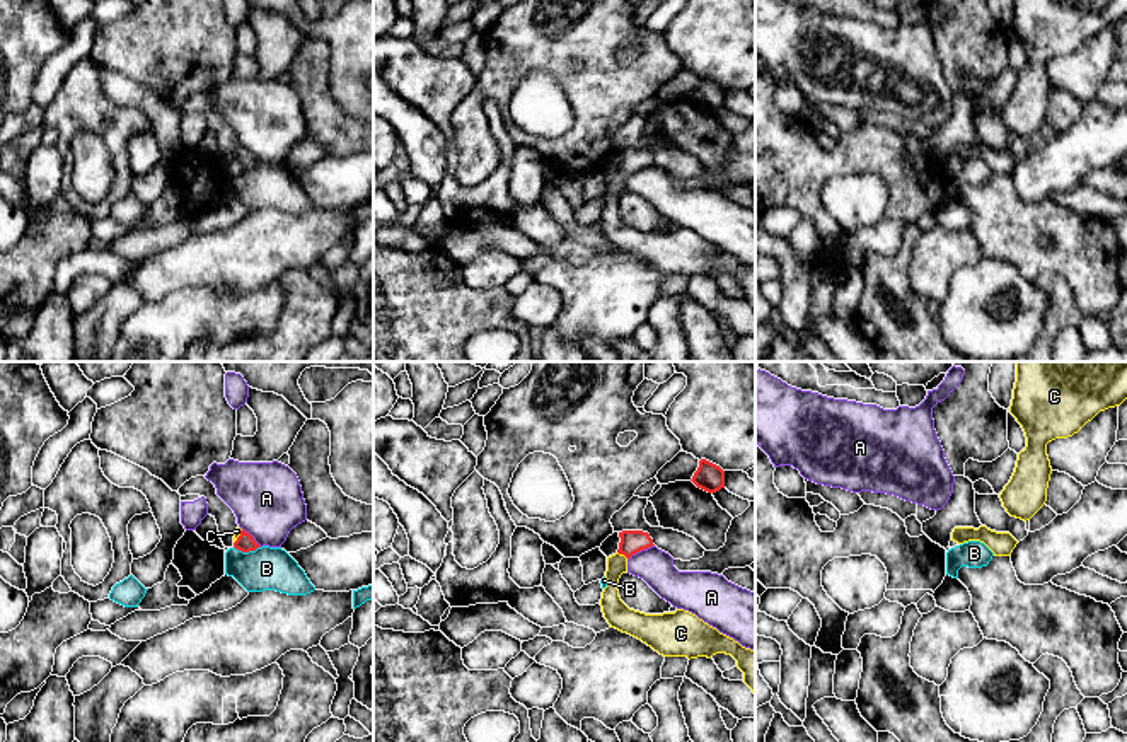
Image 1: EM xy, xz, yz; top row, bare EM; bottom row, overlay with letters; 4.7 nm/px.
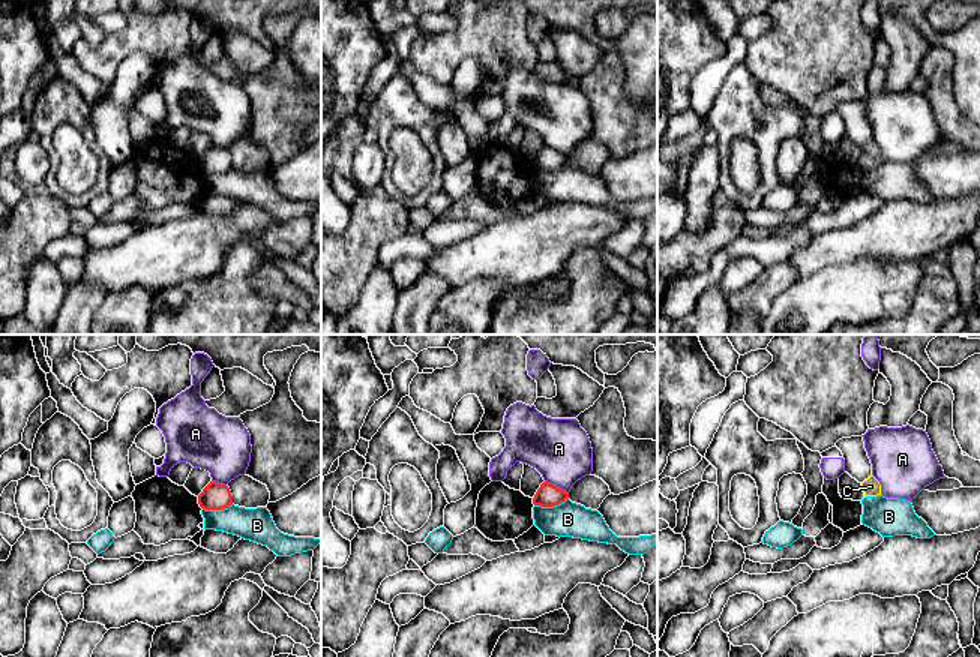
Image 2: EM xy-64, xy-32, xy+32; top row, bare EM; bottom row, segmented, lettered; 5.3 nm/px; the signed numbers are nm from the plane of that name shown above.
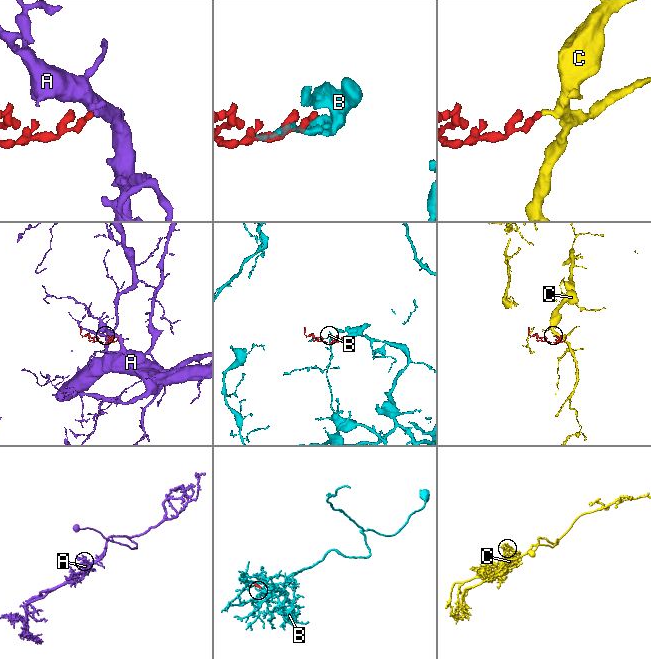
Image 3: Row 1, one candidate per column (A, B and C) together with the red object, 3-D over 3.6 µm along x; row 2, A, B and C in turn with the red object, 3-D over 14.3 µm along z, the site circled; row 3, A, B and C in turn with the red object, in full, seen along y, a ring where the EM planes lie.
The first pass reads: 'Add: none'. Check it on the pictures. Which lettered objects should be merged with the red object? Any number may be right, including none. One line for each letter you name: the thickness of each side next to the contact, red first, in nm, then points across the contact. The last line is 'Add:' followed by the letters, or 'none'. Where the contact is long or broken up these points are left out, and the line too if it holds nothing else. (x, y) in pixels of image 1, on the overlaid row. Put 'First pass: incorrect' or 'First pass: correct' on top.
First pass: incorrect
C: Thickness 110 nm (red) against 100 nm. Path across: xz (631, 541), (623, 553), (612, 573), (611, 602)
Add: C

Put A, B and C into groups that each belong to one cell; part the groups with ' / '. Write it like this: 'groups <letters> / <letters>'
groups A / B / C

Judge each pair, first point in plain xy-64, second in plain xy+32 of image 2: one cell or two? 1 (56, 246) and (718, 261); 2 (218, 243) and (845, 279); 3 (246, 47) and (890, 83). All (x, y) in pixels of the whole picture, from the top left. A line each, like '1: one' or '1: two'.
1: one
2: two
3: one

